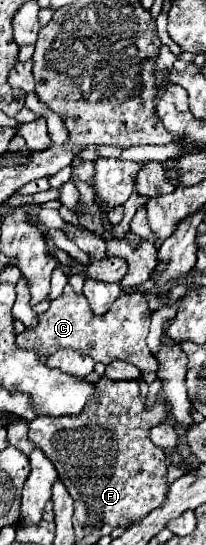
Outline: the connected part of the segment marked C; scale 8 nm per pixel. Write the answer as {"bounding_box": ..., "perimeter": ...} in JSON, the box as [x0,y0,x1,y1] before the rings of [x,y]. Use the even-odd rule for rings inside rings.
{"bounding_box":[17,285,157,373],"perimeter":[[[69,285],[63,289],[63,295],[51,301],[51,307],[39,315],[39,325],[31,331],[23,331],[17,335],[19,349],[31,349],[39,353],[39,357],[49,357],[59,349],[73,349],[83,355],[91,355],[97,363],[111,363],[113,359],[125,359],[131,361],[141,373],[157,371],[157,363],[145,343],[145,337],[149,333],[149,321],[151,311],[147,305],[147,299],[143,293],[131,293],[131,295],[119,295],[117,301],[111,305],[111,309],[97,317],[91,313],[89,303],[83,295],[77,295]]]}

